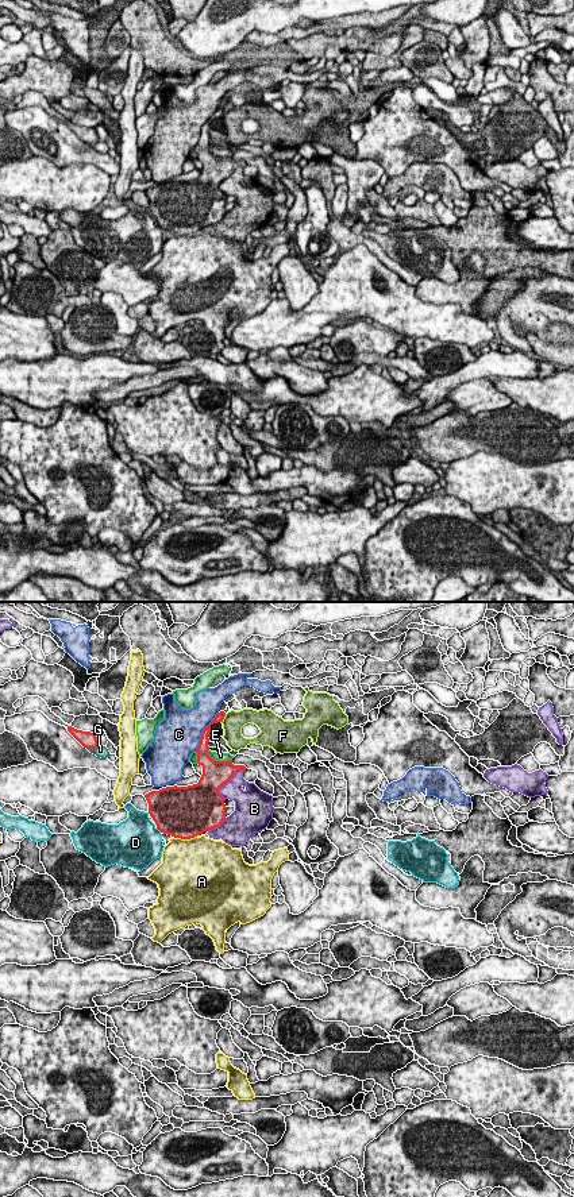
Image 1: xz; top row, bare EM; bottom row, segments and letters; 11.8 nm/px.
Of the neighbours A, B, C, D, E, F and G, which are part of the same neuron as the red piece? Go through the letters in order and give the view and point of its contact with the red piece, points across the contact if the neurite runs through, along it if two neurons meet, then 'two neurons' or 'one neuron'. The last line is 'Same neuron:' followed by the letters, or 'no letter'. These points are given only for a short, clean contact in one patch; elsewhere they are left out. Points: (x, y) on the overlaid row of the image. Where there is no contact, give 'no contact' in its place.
A: xz (185, 838) | two neurons
B: xz (226, 782) | two neurons
C: xz (203, 732) | two neurons
D: xz (160, 830) | two neurons
E: xz (218, 761) | along xz (207, 750), (216, 760), (231, 760) | two neurons
F: xz (223, 718) | two neurons
G: xz (93, 748) | two neurons
Same neuron: no letter

